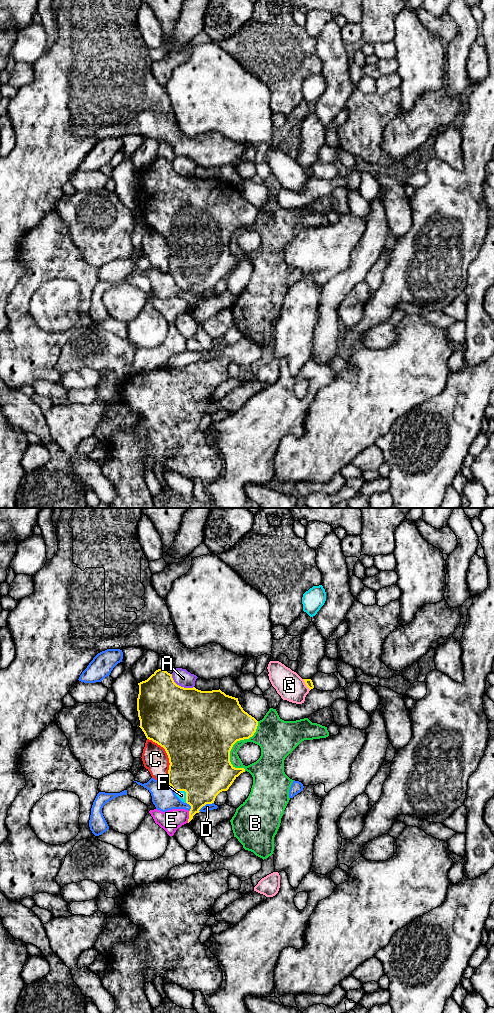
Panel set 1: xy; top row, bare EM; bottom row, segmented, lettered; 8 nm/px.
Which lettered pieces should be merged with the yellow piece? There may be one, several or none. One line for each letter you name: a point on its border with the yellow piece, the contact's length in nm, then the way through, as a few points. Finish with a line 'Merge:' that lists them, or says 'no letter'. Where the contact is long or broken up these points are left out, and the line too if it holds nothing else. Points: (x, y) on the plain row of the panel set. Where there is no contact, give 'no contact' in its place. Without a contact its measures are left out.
F: contact xy (185, 279); length 140 nm
Merge: F

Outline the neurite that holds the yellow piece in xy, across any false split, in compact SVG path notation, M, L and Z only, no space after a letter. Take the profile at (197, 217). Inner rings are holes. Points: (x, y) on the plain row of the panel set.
M163 157L156 158L147 168L138 171L137 199L140 216L147 227L163 235L169 246L168 272L176 284L191 294L188 311L206 292L212 292L216 284L227 279L244 256L235 256L230 250L230 239L240 228L249 227L256 220L258 209L243 198L238 186L219 178L201 179L177 173L172 162Z

